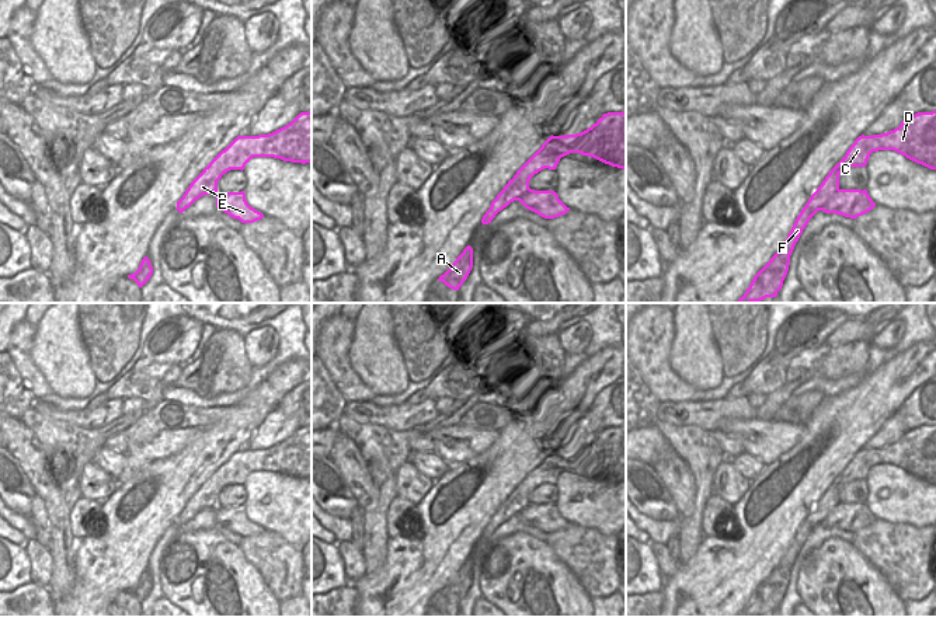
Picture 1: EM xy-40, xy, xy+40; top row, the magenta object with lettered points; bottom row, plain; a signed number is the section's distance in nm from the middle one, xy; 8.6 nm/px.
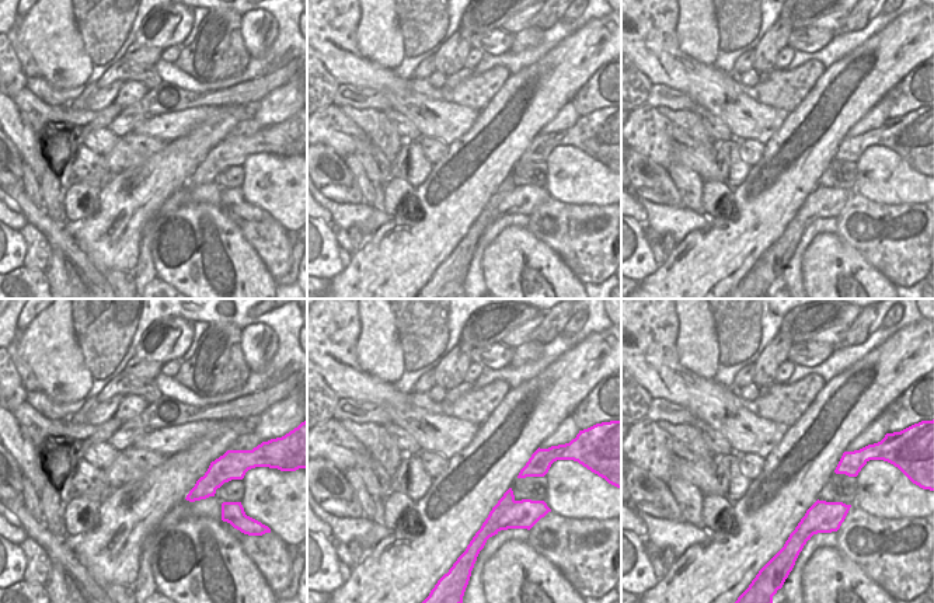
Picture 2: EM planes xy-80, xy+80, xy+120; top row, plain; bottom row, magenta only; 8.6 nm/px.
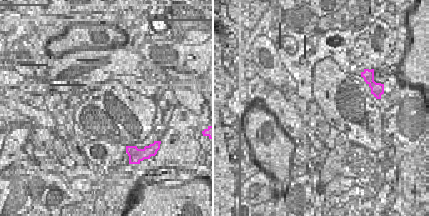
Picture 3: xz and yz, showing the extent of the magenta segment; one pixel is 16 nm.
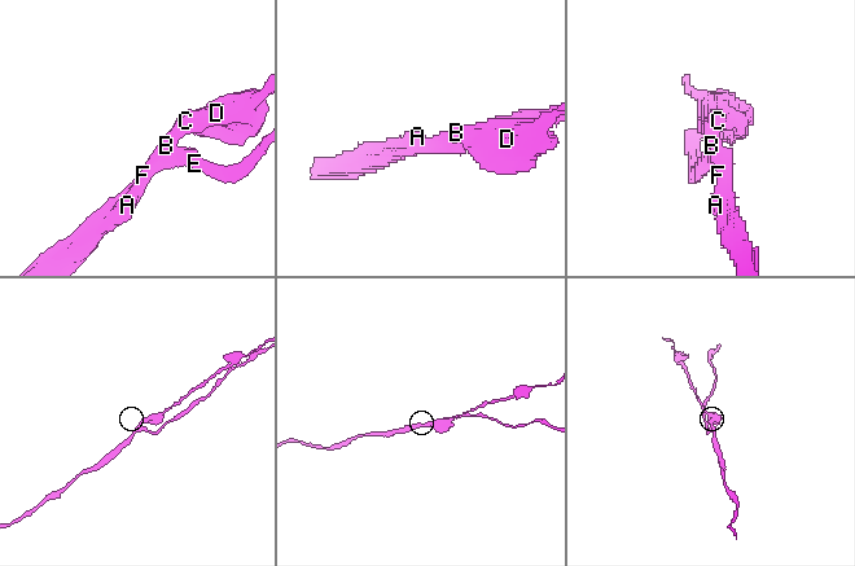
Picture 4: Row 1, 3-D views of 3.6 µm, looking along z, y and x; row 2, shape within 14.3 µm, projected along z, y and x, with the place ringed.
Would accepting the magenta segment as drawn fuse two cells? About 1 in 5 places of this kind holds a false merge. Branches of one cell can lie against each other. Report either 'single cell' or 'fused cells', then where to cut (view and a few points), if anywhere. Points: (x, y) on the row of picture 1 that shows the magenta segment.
fused cells | xy+40 (839, 190), (820, 209)

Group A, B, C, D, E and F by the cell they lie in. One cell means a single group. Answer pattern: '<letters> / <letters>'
A B C D F / E

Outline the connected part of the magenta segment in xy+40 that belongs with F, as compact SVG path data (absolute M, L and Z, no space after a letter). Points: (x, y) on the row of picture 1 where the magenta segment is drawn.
M936 111L907 116L898 128L887 133L859 136L811 195L779 251L754 276L737 303L759 303L766 297L777 296L787 275L796 243L810 219L839 191L839 174L850 167L866 167L870 154L878 150L894 150L918 164L936 170Z

